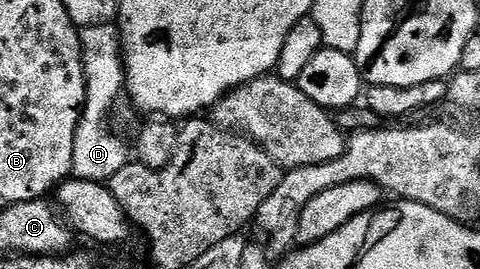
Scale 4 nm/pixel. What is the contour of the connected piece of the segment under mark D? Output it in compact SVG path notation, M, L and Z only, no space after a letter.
M112 23L79 28L80 48L84 54L86 101L80 114L80 124L74 137L72 175L77 179L107 184L130 162L130 143L116 132L116 106L125 94L124 56L120 32Z

